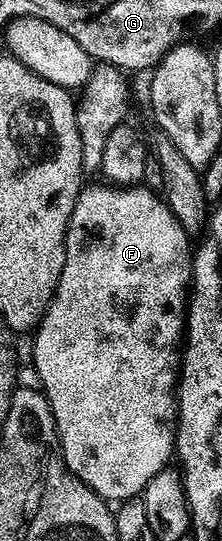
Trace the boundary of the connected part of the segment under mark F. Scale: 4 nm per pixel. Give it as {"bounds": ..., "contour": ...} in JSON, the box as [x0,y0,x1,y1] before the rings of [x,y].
{"bounds":[35,183,192,502],"contour":[[[88,183],[80,192],[73,206],[71,221],[67,227],[67,249],[65,266],[57,282],[55,296],[43,316],[35,336],[35,372],[39,375],[41,391],[47,395],[49,406],[53,410],[55,430],[59,434],[59,451],[68,471],[78,480],[85,482],[93,491],[108,502],[134,500],[142,493],[143,487],[155,477],[162,468],[172,463],[175,452],[175,429],[177,427],[177,385],[181,367],[181,345],[185,340],[185,321],[189,291],[187,283],[191,280],[191,244],[192,237],[177,222],[173,210],[163,199],[146,186],[112,186],[110,183]]]}

